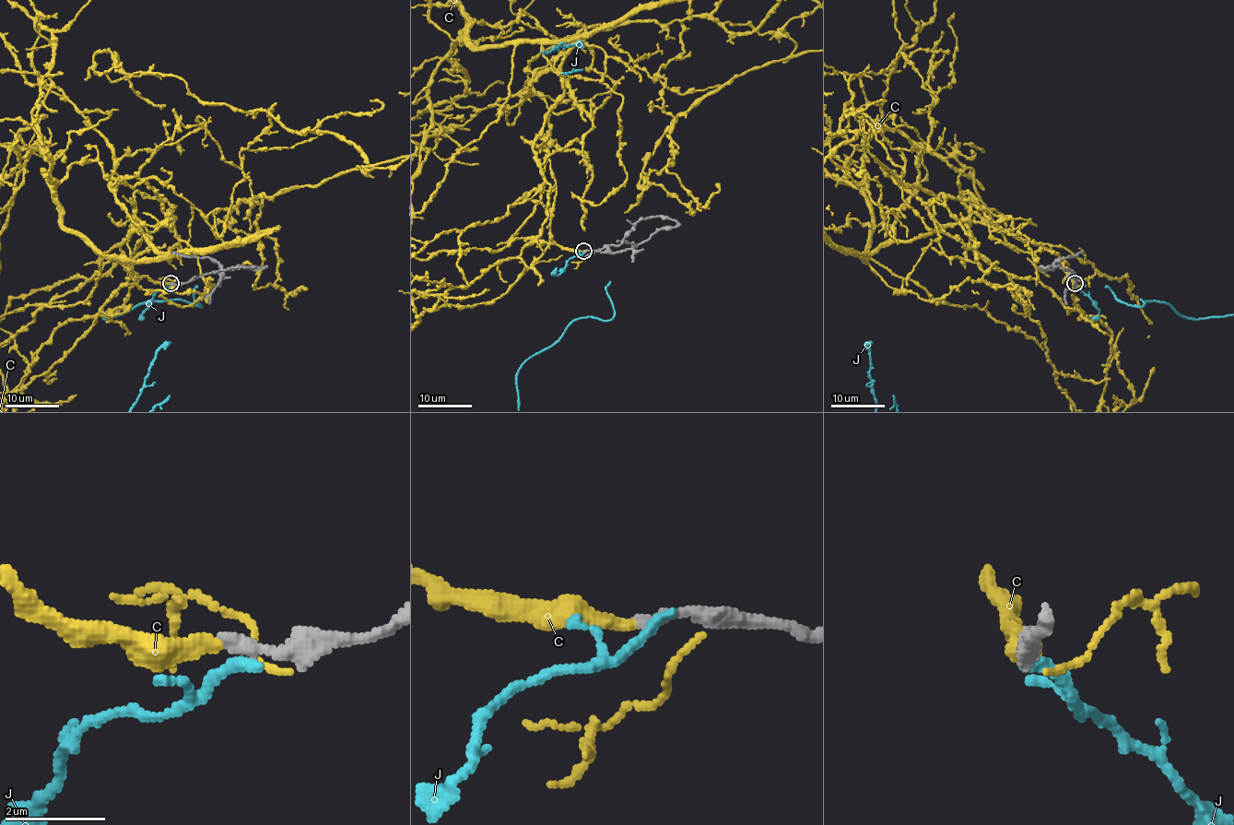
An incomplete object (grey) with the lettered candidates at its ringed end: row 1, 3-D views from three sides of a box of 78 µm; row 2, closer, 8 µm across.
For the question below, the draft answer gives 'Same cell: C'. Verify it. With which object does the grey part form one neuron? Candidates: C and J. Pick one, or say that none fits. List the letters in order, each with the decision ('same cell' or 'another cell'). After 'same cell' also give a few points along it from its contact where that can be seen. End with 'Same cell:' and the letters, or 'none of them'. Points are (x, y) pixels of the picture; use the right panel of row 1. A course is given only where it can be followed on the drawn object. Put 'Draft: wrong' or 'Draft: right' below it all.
C: same cell
J: another cell
Same cell: C
Draft: right

